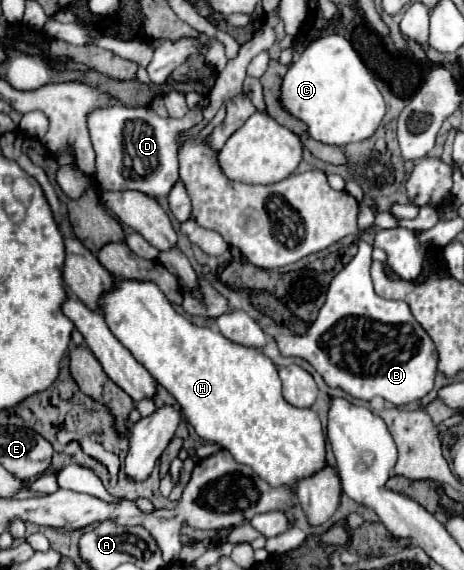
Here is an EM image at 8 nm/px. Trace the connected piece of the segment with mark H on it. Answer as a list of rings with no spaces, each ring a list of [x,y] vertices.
[[[115,278],[115,290],[103,294],[99,306],[115,338],[133,354],[139,364],[151,372],[151,376],[163,388],[175,396],[189,424],[203,440],[215,442],[229,450],[239,464],[251,466],[253,472],[273,488],[287,486],[295,490],[301,480],[321,472],[327,466],[325,436],[319,416],[311,408],[295,408],[281,398],[277,368],[267,356],[255,352],[253,348],[239,346],[207,326],[191,324],[185,316],[175,312],[171,302],[153,282]]]

